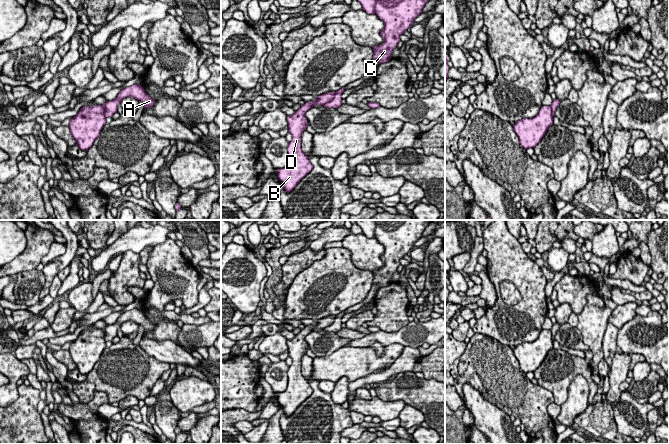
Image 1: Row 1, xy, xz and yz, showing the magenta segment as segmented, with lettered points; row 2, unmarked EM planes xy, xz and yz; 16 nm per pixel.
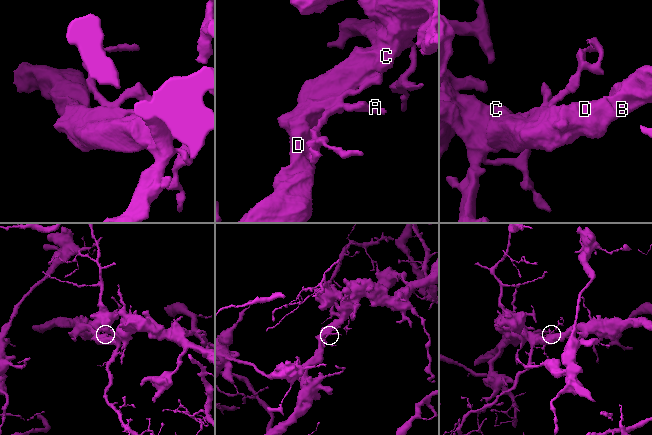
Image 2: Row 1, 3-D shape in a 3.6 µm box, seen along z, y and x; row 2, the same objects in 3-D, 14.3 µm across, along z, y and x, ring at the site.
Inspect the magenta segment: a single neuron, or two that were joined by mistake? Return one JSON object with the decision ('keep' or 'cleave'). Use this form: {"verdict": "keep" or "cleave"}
{"verdict": "keep"}

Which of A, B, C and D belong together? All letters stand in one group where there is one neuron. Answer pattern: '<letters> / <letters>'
A B C D

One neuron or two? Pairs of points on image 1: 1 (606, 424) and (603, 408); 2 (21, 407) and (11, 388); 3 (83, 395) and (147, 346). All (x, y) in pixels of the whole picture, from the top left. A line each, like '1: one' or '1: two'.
1: one
2: two
3: two

